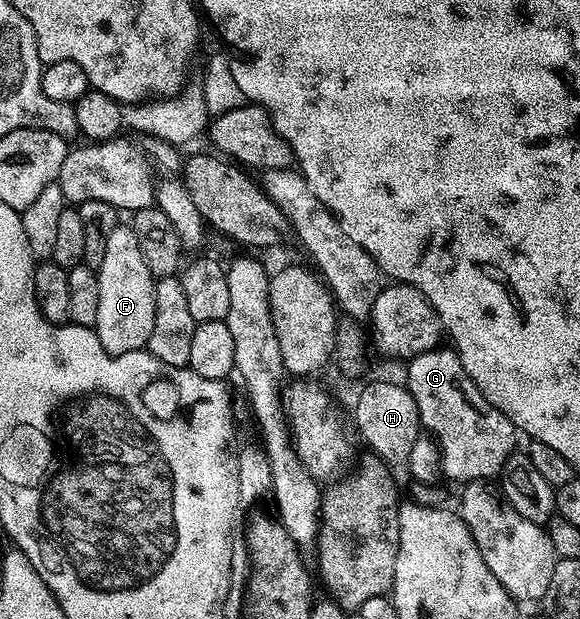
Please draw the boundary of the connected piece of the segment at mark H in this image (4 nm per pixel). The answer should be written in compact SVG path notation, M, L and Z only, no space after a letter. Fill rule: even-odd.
M382 379L379 383L370 383L358 395L354 403L354 423L367 443L369 450L386 462L391 469L405 468L412 453L412 445L418 440L422 422L416 409L412 393L401 382L389 383Z

